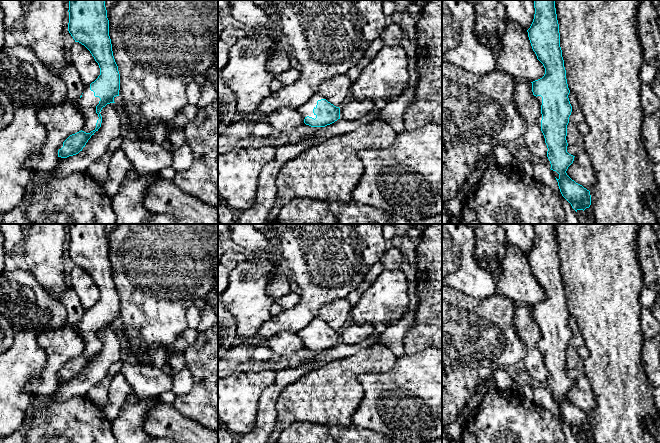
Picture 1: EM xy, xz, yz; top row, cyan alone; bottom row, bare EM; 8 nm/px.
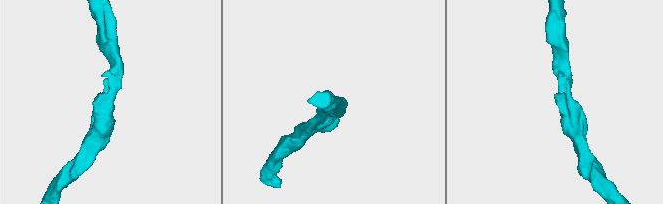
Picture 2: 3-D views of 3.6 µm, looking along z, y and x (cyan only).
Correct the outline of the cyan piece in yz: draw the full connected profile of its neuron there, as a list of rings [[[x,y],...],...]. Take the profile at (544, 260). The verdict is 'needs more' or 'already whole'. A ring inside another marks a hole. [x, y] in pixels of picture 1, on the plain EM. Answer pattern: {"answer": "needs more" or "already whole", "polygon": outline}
{"answer": "needs more", "polygon": [[[534,224],[534,232],[534,243],[527,256],[533,275],[545,292],[544,300],[531,306],[533,319],[541,330],[541,337],[537,342],[537,346],[541,350],[541,355],[548,372],[547,381],[551,388],[550,393],[559,398],[559,402],[556,402],[556,404],[562,420],[571,428],[576,436],[578,434],[584,435],[591,429],[590,415],[576,407],[566,397],[575,381],[567,376],[568,367],[566,364],[567,349],[572,336],[572,330],[568,322],[570,314],[567,308],[566,294],[560,271],[560,257],[555,225]]]}

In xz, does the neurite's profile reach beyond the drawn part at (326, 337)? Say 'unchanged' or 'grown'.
grown

